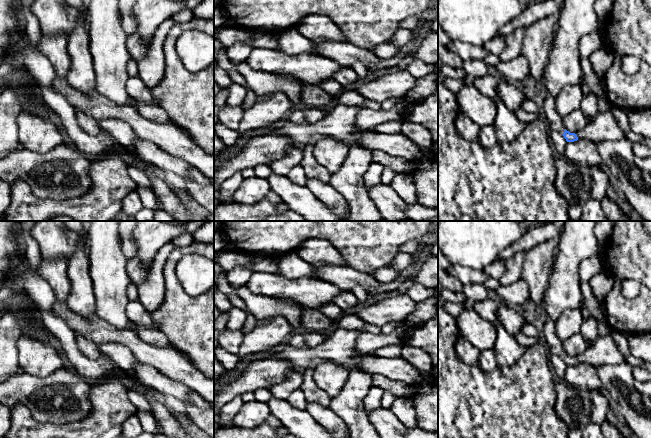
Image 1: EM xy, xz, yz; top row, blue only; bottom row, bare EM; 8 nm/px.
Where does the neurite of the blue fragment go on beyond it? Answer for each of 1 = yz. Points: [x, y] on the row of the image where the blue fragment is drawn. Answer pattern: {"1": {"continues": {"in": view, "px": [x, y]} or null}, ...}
{"1": {"continues": {"in": "yz", "px": [605, 127]}}}

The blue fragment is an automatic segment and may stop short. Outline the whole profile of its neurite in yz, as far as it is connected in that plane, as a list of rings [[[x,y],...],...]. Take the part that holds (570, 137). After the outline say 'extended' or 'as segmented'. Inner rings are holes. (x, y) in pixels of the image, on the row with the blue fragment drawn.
[[[610,110],[599,112],[592,123],[577,132],[570,133],[565,129],[563,134],[567,142],[574,142],[580,139],[597,141],[617,141],[624,138],[624,132],[614,118]]] | extended

